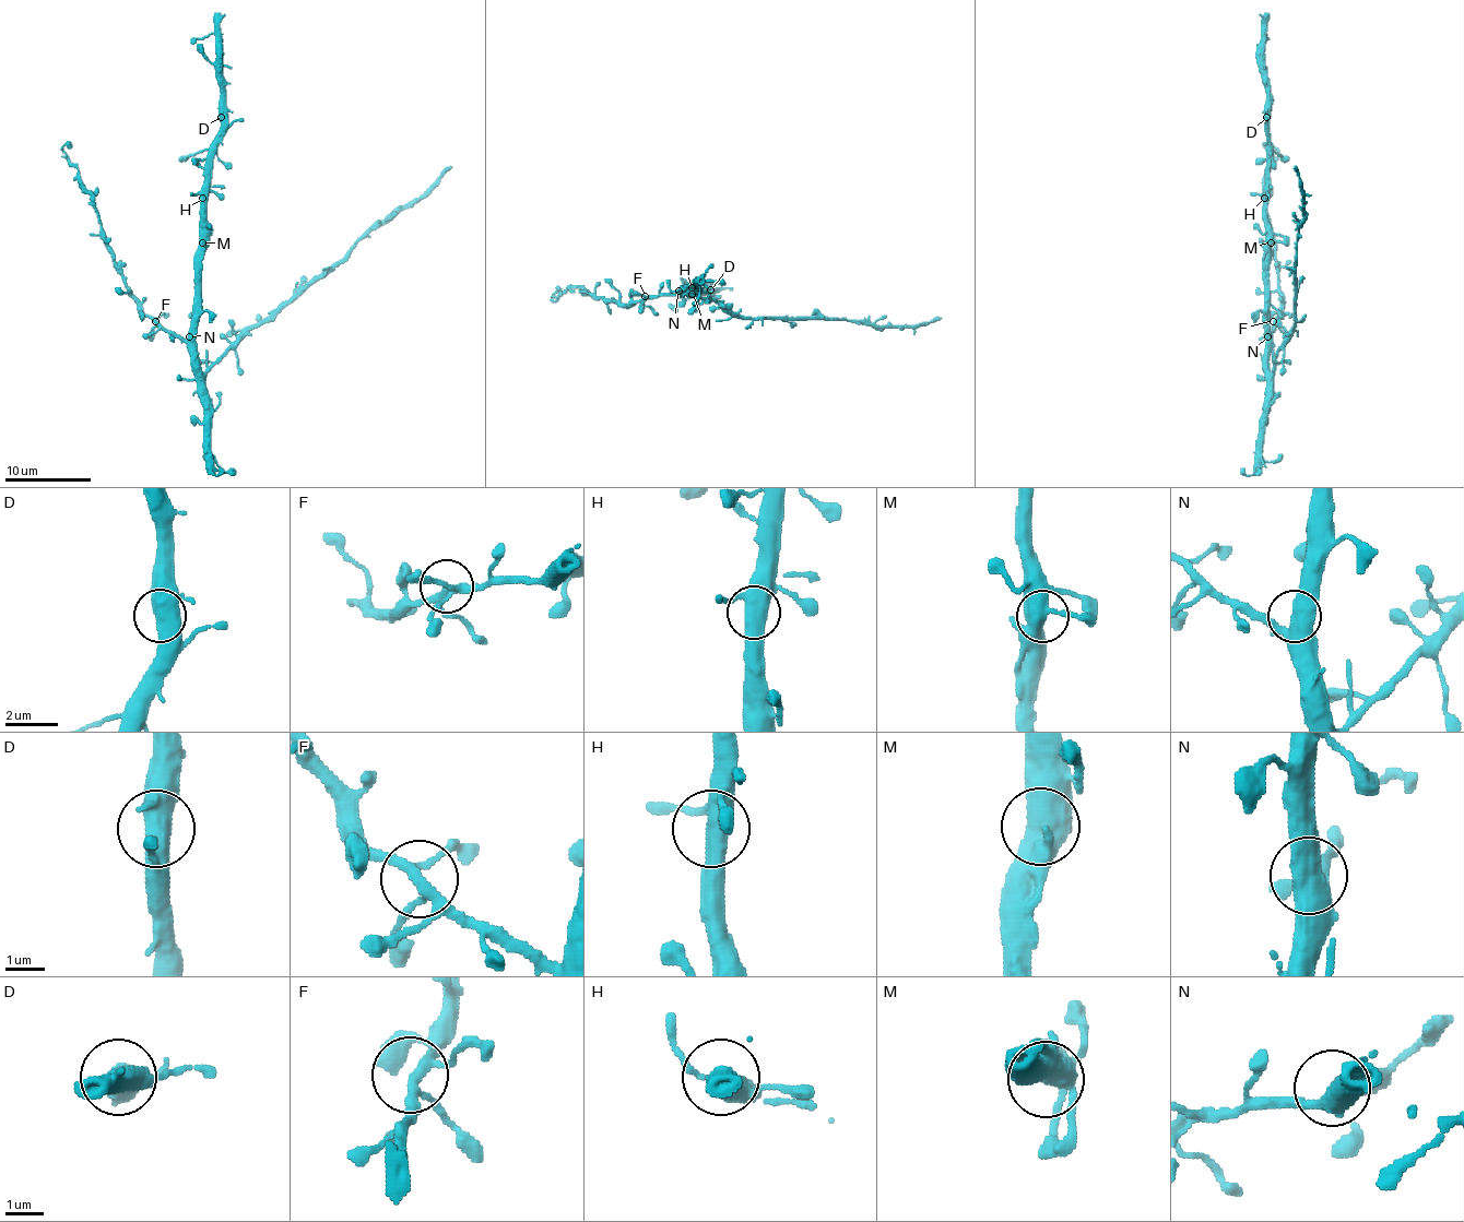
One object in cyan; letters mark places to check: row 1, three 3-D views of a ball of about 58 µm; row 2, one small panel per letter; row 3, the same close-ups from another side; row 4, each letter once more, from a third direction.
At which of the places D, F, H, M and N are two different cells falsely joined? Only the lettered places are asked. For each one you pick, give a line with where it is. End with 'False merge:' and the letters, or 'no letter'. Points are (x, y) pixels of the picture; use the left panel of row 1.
False merge: no letter

